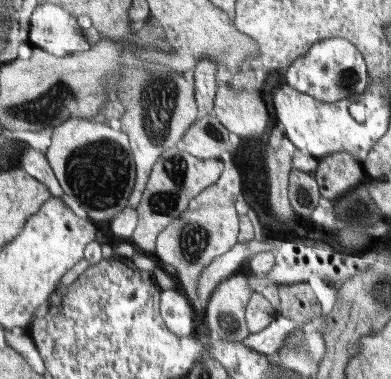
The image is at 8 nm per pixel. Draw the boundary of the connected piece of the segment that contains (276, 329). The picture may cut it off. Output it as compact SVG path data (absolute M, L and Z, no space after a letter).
M278 315L262 332L250 334L242 342L247 348L271 358L279 354L287 344L287 338L296 331L296 328L298 324L295 321Z

